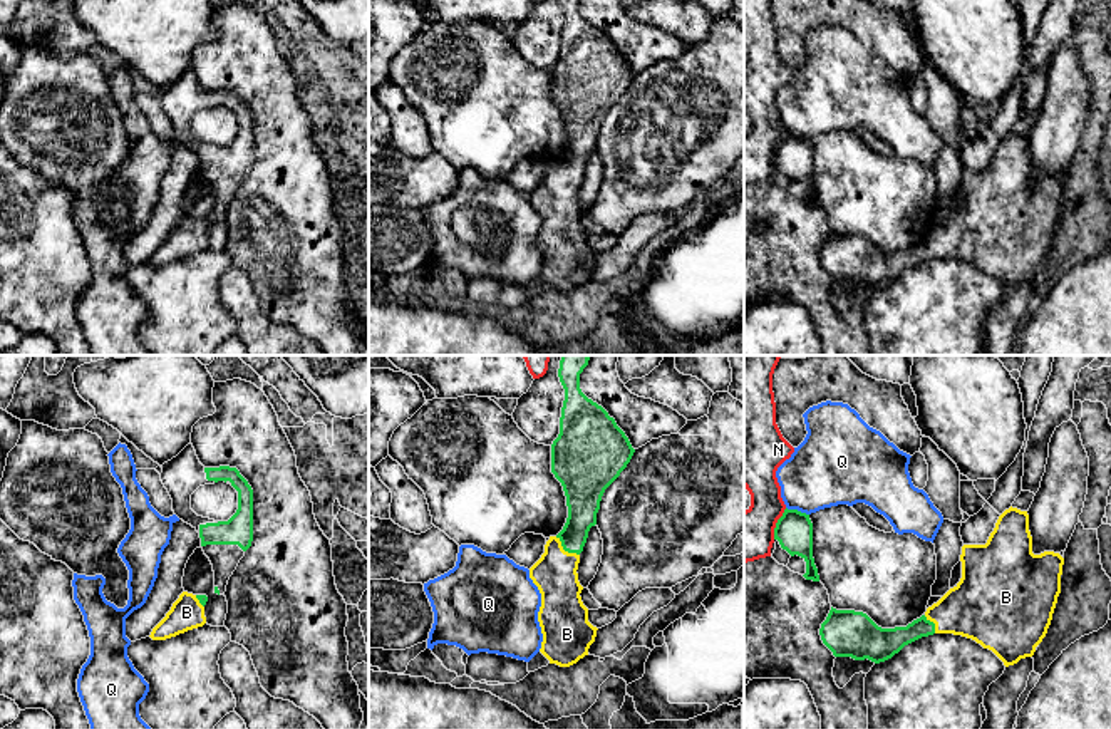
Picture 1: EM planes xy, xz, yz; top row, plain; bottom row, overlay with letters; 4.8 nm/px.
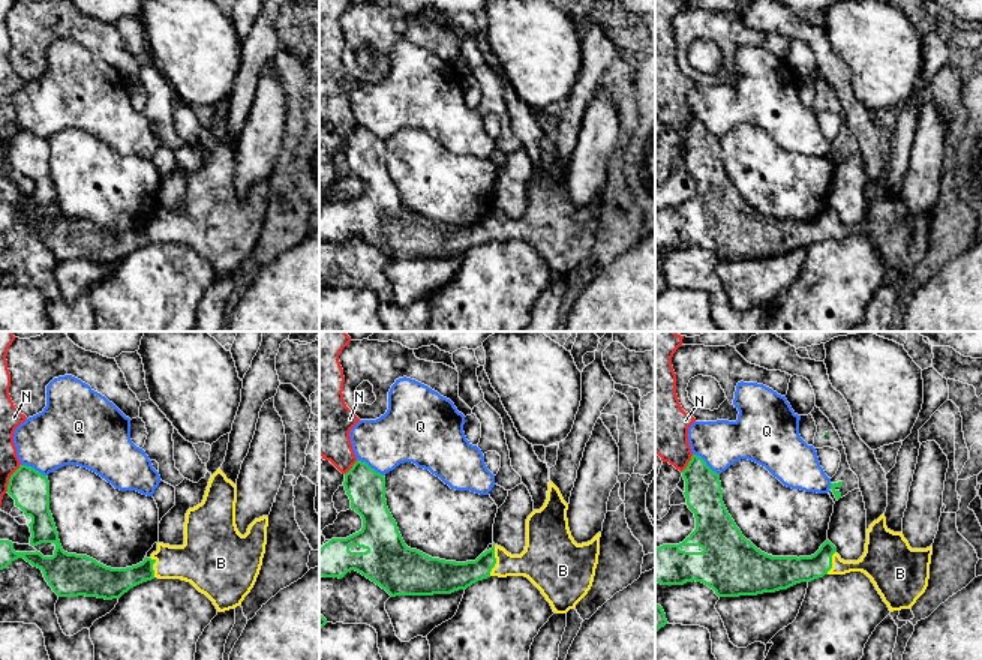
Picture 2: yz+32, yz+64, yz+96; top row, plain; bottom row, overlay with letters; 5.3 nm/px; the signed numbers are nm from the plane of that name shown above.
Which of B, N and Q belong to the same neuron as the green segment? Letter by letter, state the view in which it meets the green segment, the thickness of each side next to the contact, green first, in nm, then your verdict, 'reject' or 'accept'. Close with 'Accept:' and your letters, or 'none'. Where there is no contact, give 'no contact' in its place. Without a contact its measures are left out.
B: contact in xz; calibres 160 and 200 nm; accept
N: contact in yz; calibres 180 and 240 nm; reject
Q: contact in yz; calibres 180 and 360 nm; reject
Accept: B

